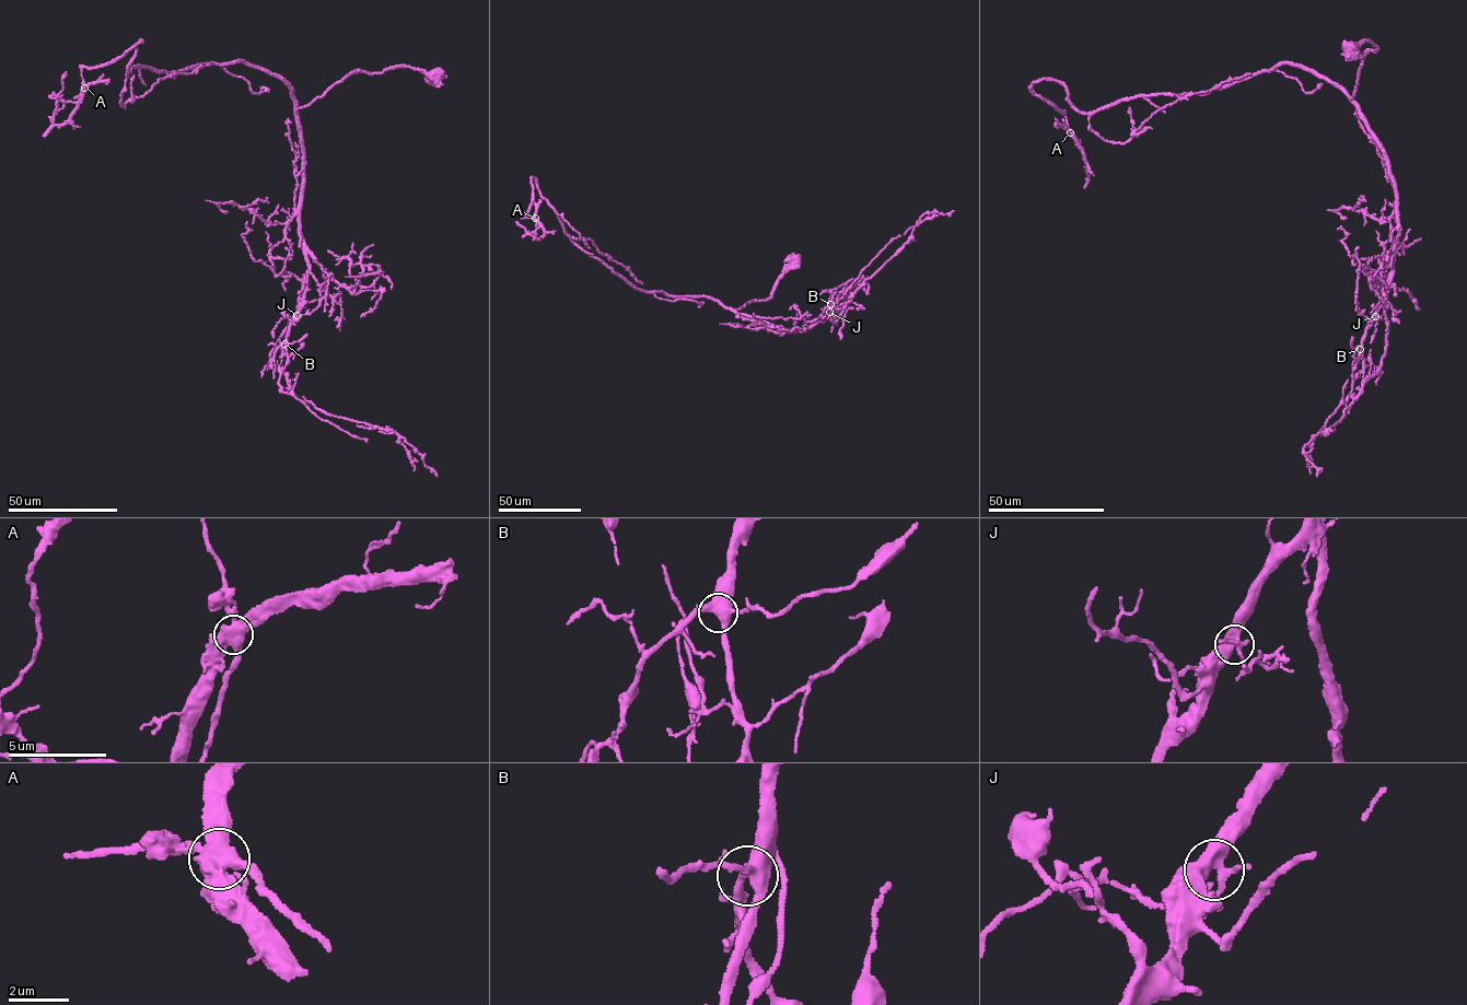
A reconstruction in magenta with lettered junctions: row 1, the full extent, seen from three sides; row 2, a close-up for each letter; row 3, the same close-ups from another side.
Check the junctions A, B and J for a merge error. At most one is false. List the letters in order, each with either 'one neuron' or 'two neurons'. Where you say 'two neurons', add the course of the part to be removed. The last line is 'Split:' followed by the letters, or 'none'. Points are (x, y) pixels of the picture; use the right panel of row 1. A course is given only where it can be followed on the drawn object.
A: two neurons; foreign part runs (1071, 132), (1081, 148), (1087, 173), (1078, 142)
B: one neuron
J: one neuron
Split: A

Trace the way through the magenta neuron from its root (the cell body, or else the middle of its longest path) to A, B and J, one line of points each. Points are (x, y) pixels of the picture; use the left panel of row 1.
A: (435, 74), (351, 72), (298, 107), (281, 79), (241, 61), (128, 76), (142, 39), (81, 69), (84, 88)
B: (435, 74), (403, 66), (381, 72), (351, 72), (298, 108), (304, 182), (300, 231), (307, 283), (284, 343)
J: (435, 74), (403, 66), (351, 72), (298, 108), (304, 182), (300, 231), (309, 271), (297, 315)

